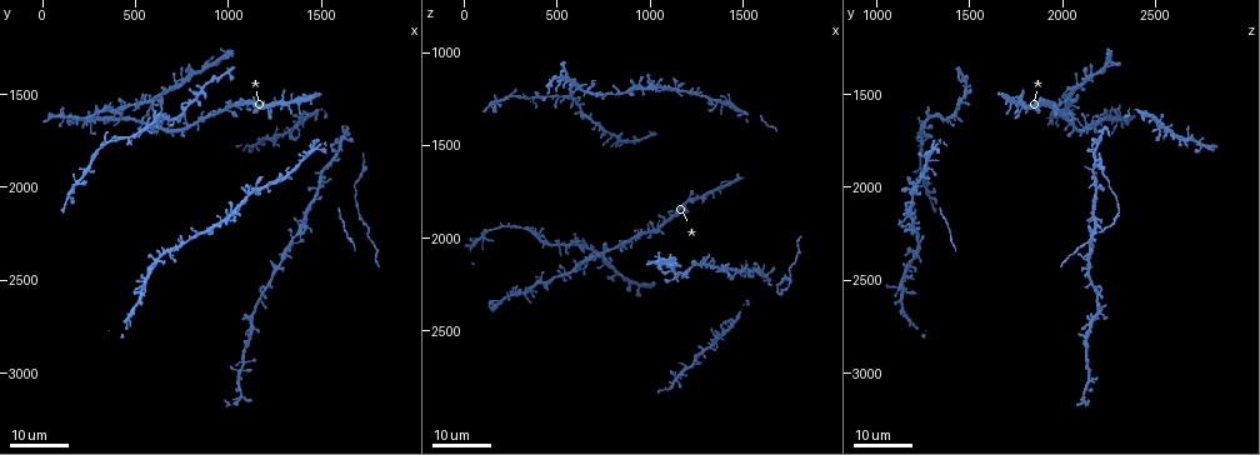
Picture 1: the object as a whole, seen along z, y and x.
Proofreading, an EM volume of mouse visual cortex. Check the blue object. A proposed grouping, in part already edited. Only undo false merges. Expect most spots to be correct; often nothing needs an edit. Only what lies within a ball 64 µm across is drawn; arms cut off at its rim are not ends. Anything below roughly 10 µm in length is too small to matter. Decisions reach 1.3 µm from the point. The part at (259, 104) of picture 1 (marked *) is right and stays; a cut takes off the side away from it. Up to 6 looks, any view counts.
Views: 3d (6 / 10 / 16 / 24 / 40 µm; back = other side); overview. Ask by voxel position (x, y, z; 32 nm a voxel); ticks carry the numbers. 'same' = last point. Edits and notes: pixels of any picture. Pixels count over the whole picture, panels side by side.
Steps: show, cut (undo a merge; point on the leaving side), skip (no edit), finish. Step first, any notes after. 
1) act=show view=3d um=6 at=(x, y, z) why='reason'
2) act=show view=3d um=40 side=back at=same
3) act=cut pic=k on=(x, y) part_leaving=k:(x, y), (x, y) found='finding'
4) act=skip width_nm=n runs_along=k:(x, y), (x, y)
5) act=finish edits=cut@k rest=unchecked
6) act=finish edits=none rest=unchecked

act=show view=3d um=24 at=(760, 2280, 1220) why='four-way junction'

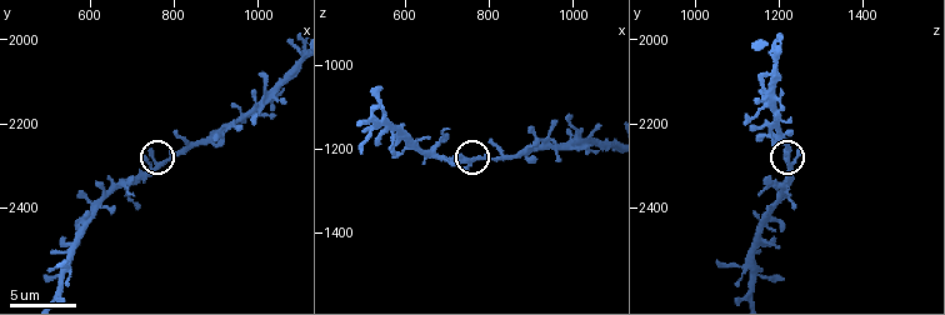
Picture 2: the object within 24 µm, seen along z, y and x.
act=show view=3d um=10 at=(765, 2300, 1220) why='zoom in'

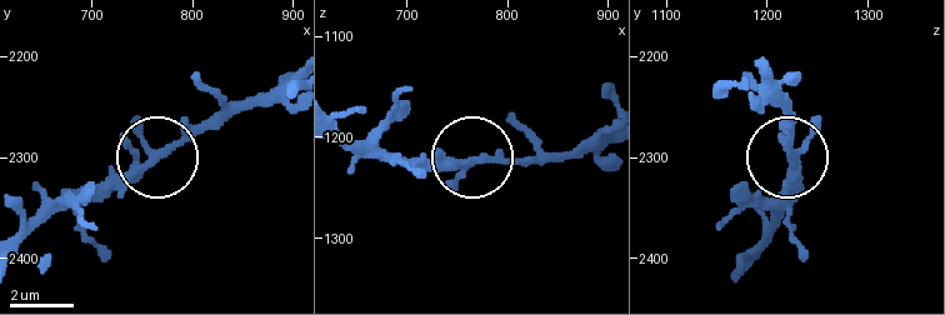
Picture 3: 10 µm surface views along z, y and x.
act=skip arms=4 found='all the same neuron'

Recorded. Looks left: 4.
act=show view=3d um=16 at=(660, 1520, 2020)

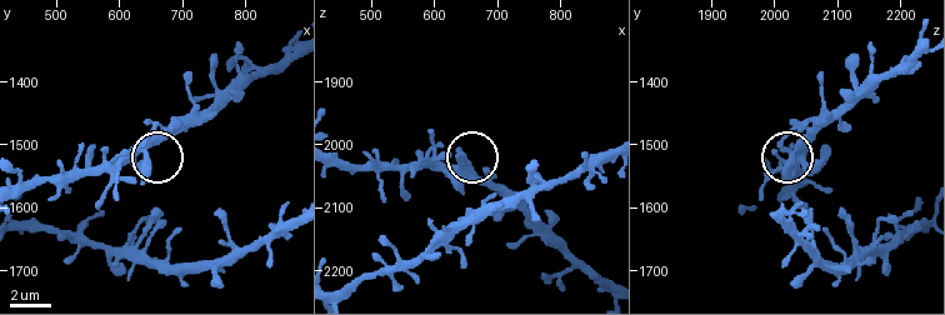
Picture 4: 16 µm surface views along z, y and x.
act=show view=3d um=6 at=(640, 1520, 2025)

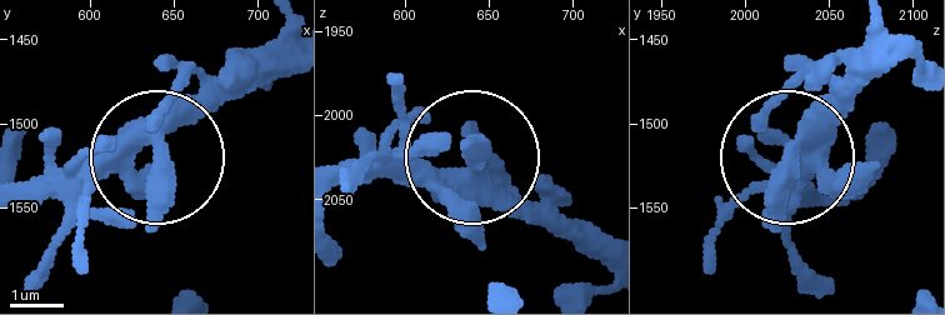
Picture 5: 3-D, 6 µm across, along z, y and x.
act=skip found='one neuron here'

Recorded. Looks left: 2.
act=show view=3d um=16 at=(1080, 2960, 2140) why='thin neck'

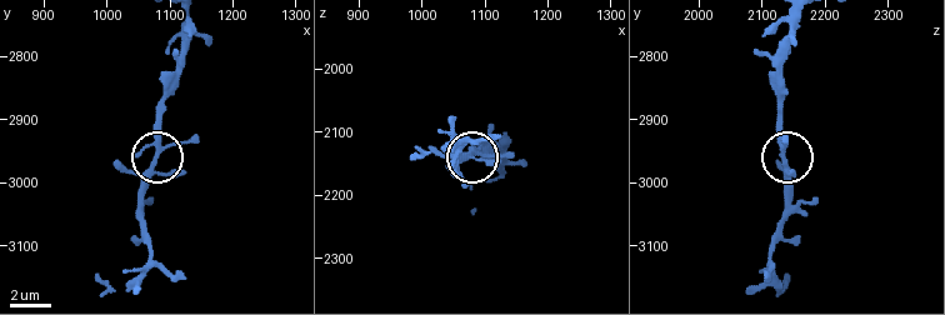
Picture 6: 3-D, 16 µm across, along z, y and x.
act=show view=3d um=10 at=(1075, 2965, 2130) why='closer look'

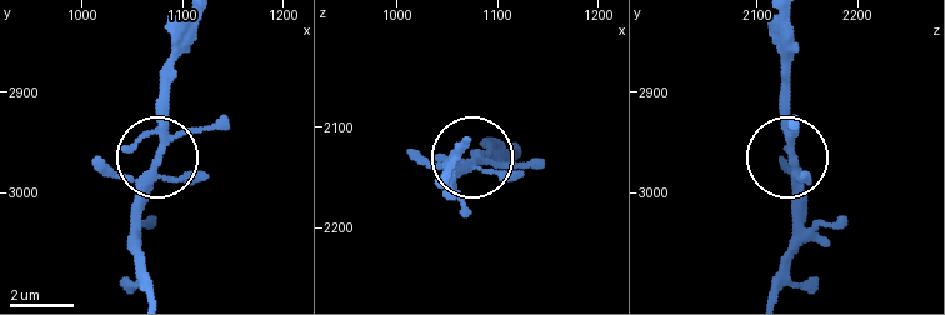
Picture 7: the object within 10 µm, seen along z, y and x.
act=skip arms=5 runs_along=7:(199, 25), (174, 65), (166, 138), (141, 203), (134, 256) found='all the same neuron'

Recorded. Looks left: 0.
act=finish edits=none rest=unchecked

